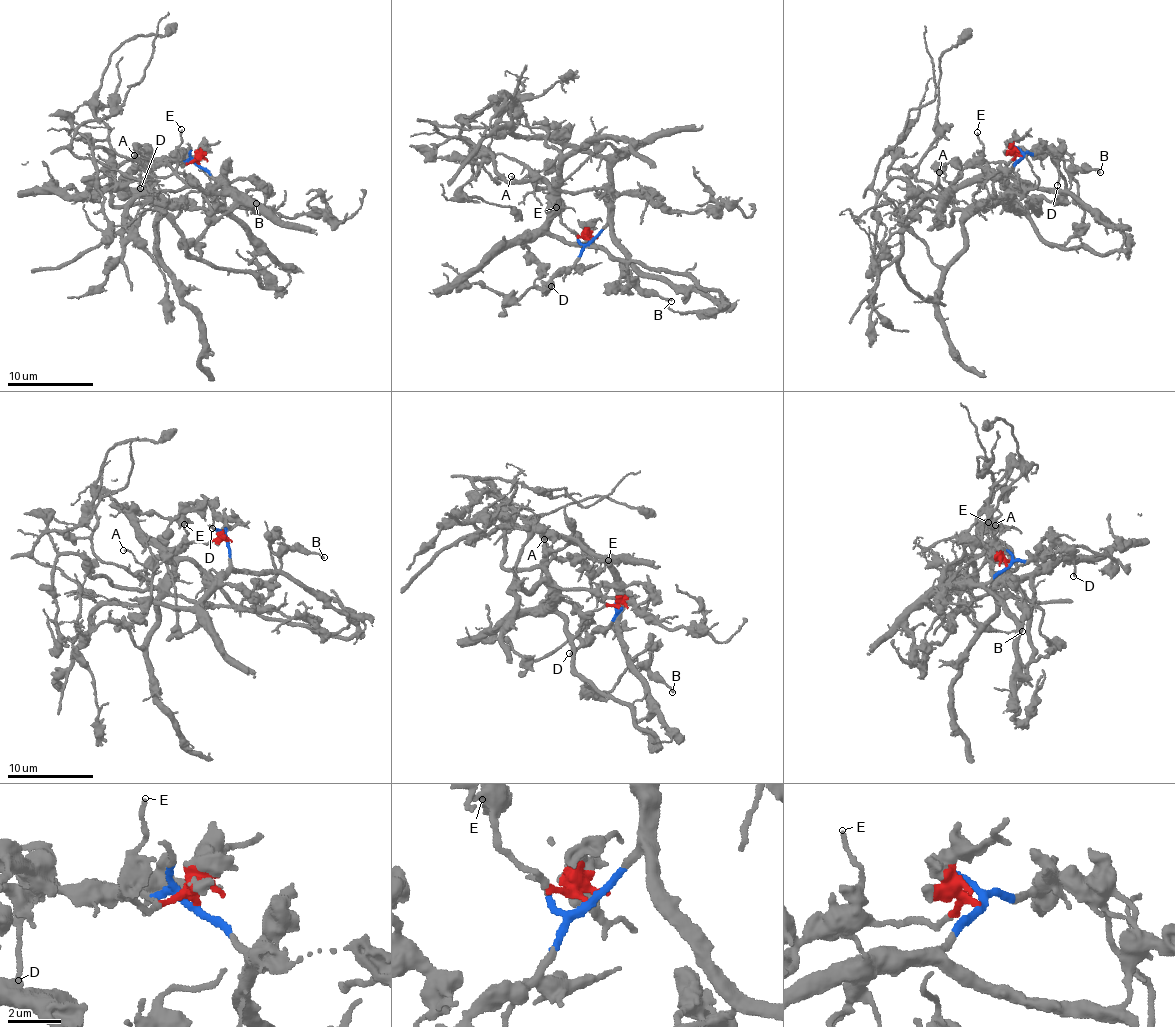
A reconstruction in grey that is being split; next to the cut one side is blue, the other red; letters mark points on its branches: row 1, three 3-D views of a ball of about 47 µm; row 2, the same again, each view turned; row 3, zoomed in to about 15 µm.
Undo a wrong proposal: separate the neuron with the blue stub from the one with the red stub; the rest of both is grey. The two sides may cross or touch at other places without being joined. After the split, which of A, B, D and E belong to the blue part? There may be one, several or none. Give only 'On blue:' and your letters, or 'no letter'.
On blue: B, D

